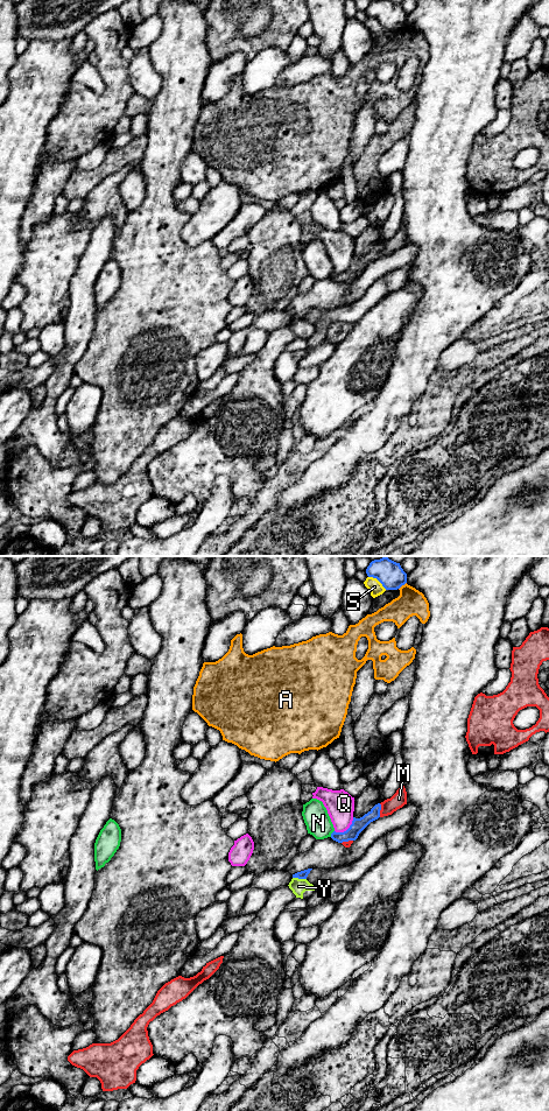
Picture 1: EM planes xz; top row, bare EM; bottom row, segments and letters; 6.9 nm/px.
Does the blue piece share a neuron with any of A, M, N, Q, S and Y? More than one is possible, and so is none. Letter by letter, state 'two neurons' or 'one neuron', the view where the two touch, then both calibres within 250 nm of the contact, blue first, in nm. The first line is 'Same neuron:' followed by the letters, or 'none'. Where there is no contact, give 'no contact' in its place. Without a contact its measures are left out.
Same neuron: none
A: two neurons; meets blue in xz; 180 nm thick on the blue side, 190 nm on the other
M: two neurons; meets blue in xz; 100 nm thick on the blue side, 100 nm on the other
N: two neurons; meets blue in xz; 100 nm thick on the blue side, 180 nm on the other
Q: two neurons; meets blue in xz; 100 nm thick on the blue side, 190 nm on the other
S: two neurons; meets blue in xz; 180 nm thick on the blue side, 100 nm on the other
Y: two neurons; meets blue in xz; 60 nm thick on the blue side, 110 nm on the other

